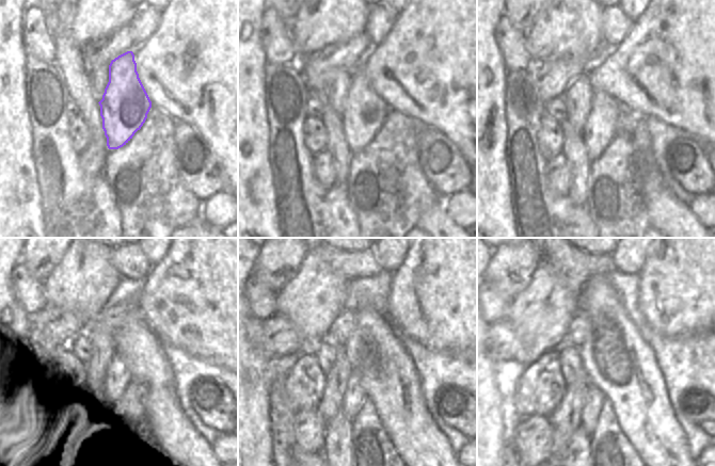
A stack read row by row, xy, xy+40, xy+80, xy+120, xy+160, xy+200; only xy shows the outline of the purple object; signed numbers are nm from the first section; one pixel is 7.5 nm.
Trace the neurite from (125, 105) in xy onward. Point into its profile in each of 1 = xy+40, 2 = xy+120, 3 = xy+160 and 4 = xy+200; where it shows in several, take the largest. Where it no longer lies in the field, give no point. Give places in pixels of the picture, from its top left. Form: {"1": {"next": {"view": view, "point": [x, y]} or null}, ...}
{"1": {"next": {"view": "xy+40", "point": [365, 112]}}, "2": {"next": {"view": "xy+120", "point": [118, 376]}}, "3": {"next": {"view": "xy+160", "point": [354, 396]}}, "4": {"next": {"view": "xy+200", "point": [594, 398]}}}

